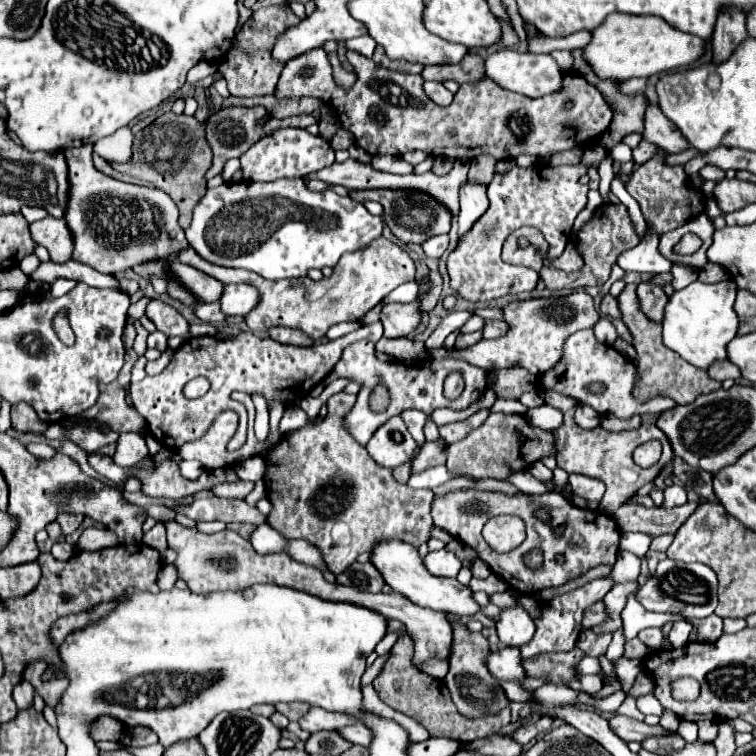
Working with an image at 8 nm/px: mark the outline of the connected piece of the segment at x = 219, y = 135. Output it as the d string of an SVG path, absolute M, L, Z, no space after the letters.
M230 106L230 108L222 108L210 114L208 118L208 128L206 128L206 138L210 142L210 148L214 152L212 158L212 168L206 174L206 180L214 178L222 166L226 164L228 158L240 158L256 140L260 140L262 136L266 136L268 132L276 130L276 128L284 128L284 126L300 126L300 128L308 128L312 124L316 124L316 118L310 114L298 114L298 116L290 116L286 120L278 120L278 118L268 118L264 124L258 124L262 118L266 118L266 110L262 106L252 106L252 108L244 108L244 106Z

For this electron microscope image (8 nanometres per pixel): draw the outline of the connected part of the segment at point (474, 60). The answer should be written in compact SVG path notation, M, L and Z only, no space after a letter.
M466 54L460 64L446 64L446 66L424 66L422 78L424 80L456 80L458 84L476 82L484 76L484 60L478 54Z

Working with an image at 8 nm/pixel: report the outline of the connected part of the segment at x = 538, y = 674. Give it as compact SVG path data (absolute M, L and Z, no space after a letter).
M574 648L570 652L556 652L556 654L544 654L534 660L522 660L526 674L532 678L544 678L548 684L554 686L568 686L568 682L578 674L576 664L584 658L584 652L580 648Z

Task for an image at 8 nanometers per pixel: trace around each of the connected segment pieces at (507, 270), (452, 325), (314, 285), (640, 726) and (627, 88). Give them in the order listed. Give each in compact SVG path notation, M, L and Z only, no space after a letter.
M532 166L532 168L512 168L504 176L494 176L488 184L488 212L474 224L474 228L460 238L458 246L448 256L450 286L458 296L470 302L486 302L506 294L518 294L534 290L538 274L530 268L510 266L502 262L500 252L504 240L522 226L538 226L548 242L548 259L557 258L564 251L572 232L574 218L586 204L588 186L580 184L578 178L586 174L586 168L578 166Z
M462 310L462 312L452 312L452 314L448 314L444 320L442 320L442 324L428 336L428 340L430 338L434 338L432 342L428 342L426 340L426 348L442 348L442 344L444 344L444 338L450 334L450 332L454 332L454 330L458 330L470 316L472 316L474 312L468 312L468 310Z
M378 238L374 244L350 252L338 260L334 266L332 276L322 278L318 282L306 278L296 278L296 280L266 280L258 276L256 272L250 270L232 270L224 266L216 266L196 254L192 246L184 248L182 254L178 254L178 262L194 266L208 276L220 280L222 284L252 284L260 292L258 306L246 316L246 324L250 330L260 330L266 332L268 328L274 326L288 326L288 328L298 328L312 340L322 338L330 326L338 322L356 322L362 320L368 310L372 310L378 302L382 302L394 288L398 288L404 282L414 280L414 262L408 256L406 250L402 250L398 244L394 244L388 238Z
M612 716L610 718L610 726L614 728L614 732L618 732L618 736L622 736L622 740L630 742L630 740L636 740L636 742L642 742L646 736L666 736L666 734L676 734L676 732L668 732L664 730L660 724L656 726L648 726L644 722L638 722L634 718L626 718L626 716Z
M633 78L620 83L620 92L623 94L642 93L648 82L648 78Z

